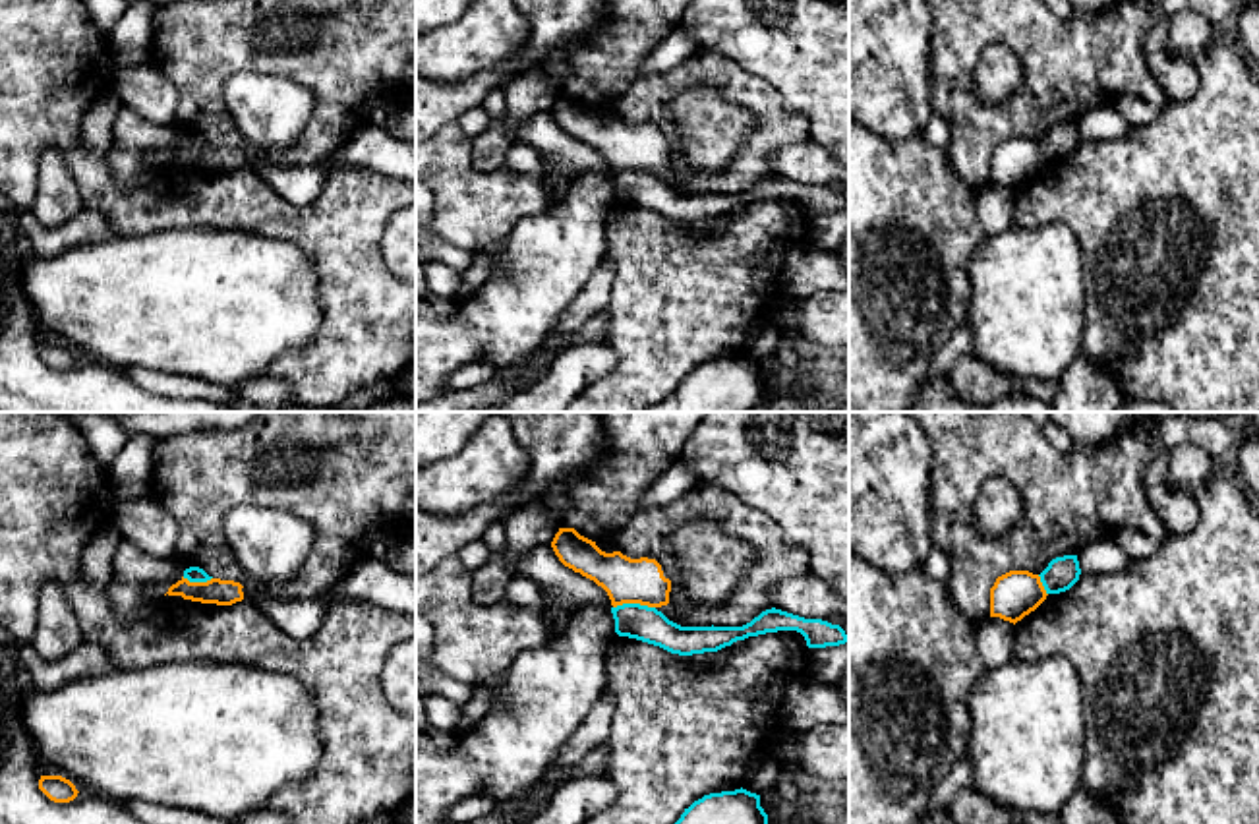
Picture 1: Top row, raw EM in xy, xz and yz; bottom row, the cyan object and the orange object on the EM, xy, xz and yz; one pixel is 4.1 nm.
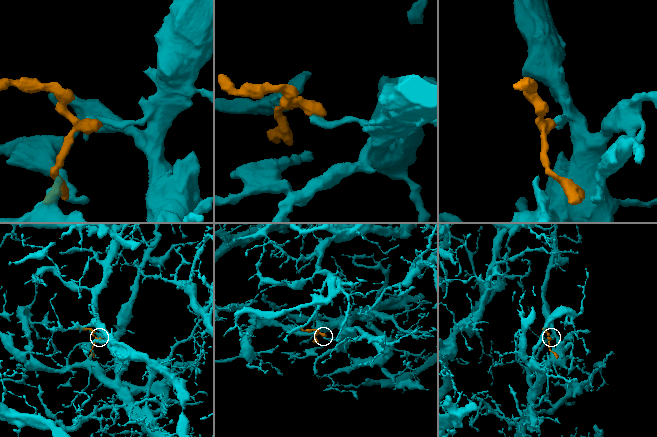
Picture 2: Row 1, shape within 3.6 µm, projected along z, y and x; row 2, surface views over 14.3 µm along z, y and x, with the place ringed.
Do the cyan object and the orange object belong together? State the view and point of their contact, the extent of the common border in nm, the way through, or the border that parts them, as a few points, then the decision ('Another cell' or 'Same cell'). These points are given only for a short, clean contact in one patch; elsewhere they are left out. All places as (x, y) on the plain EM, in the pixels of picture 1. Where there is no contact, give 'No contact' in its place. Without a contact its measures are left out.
Touches cyan at xz (633, 171). Shared border 180 nm. Boundary: xz (654, 173), (617, 171), (614, 175). Another cell

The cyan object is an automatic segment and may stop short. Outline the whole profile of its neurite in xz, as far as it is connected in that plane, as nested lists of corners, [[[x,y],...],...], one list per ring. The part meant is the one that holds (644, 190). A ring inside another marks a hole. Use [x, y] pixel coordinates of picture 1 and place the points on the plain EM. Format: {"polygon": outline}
{"polygon": [[[623,170],[611,174],[615,199],[659,213],[671,221],[692,222],[717,219],[737,207],[777,197],[797,197],[808,215],[839,213],[849,207],[839,191],[822,186],[805,186],[781,176],[766,176],[743,193],[681,193],[656,174]]]}

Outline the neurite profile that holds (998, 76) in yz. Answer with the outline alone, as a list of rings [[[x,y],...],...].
[[[1002,44],[984,48],[975,70],[973,93],[988,106],[1011,99],[1023,85],[1023,68],[1015,54]]]

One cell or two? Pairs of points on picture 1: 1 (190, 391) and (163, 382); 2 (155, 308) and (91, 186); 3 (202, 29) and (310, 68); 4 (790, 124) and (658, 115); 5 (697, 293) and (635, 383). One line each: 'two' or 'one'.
1: one
2: two
3: one
4: one
5: one

